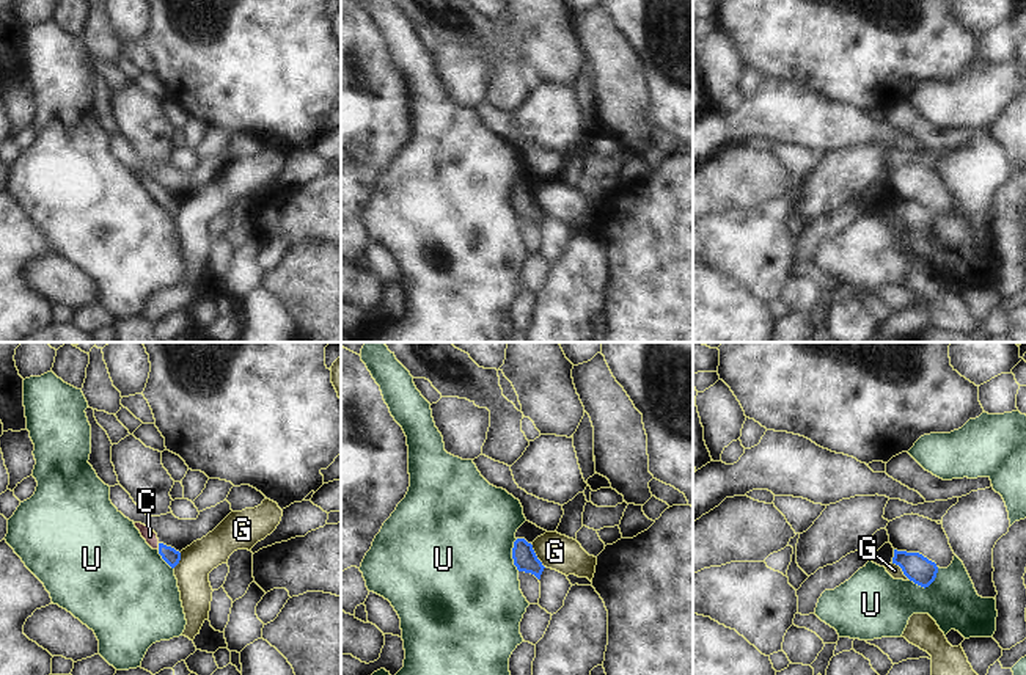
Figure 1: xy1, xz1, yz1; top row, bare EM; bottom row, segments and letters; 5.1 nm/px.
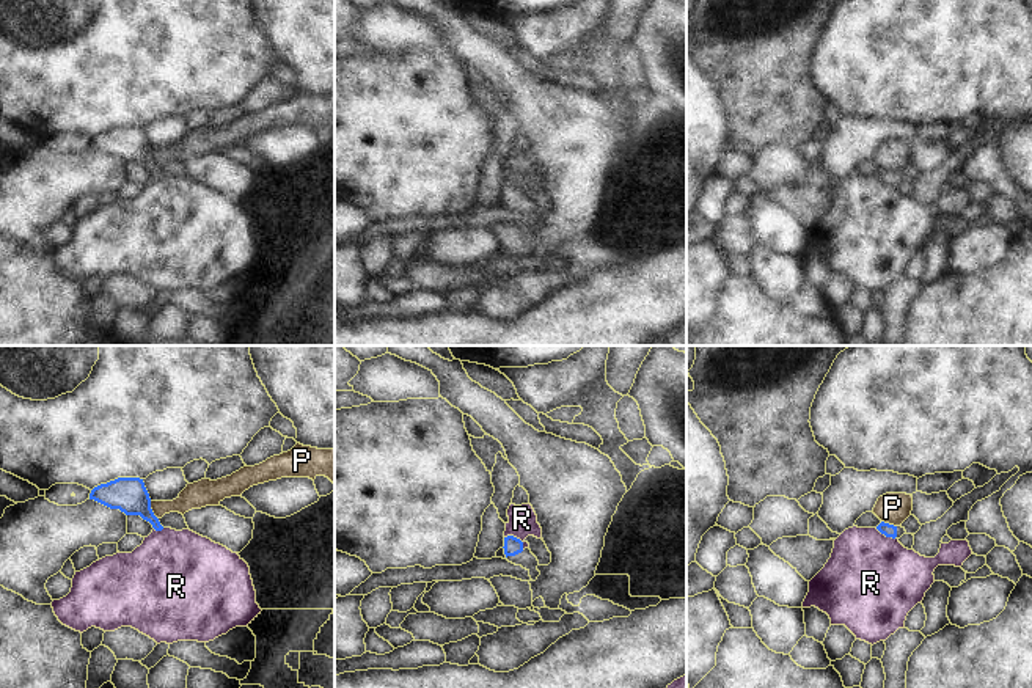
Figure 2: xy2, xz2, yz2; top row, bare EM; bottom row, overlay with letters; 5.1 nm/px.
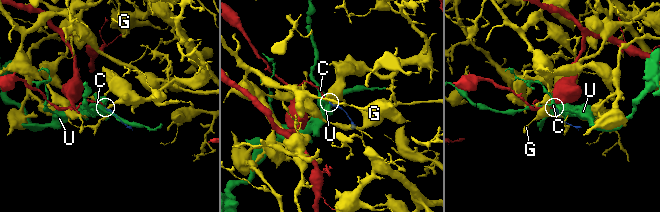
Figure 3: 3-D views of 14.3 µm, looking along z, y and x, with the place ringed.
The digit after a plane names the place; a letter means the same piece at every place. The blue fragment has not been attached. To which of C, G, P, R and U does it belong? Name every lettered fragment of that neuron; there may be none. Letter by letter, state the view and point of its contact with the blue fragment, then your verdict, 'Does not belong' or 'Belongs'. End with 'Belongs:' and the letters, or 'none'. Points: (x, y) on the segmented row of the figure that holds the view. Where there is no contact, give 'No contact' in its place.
C: Touches blue at xy1 (159, 547). Belongs
G: Touches blue at xz1 (536, 556). Does not belong
P: Touches blue at xy2 (151, 511). Does not belong
R: Touches blue at xz2 (517, 539). Does not belong
U: Touches blue at yz1 (927, 586). Does not belong
Belongs: C

